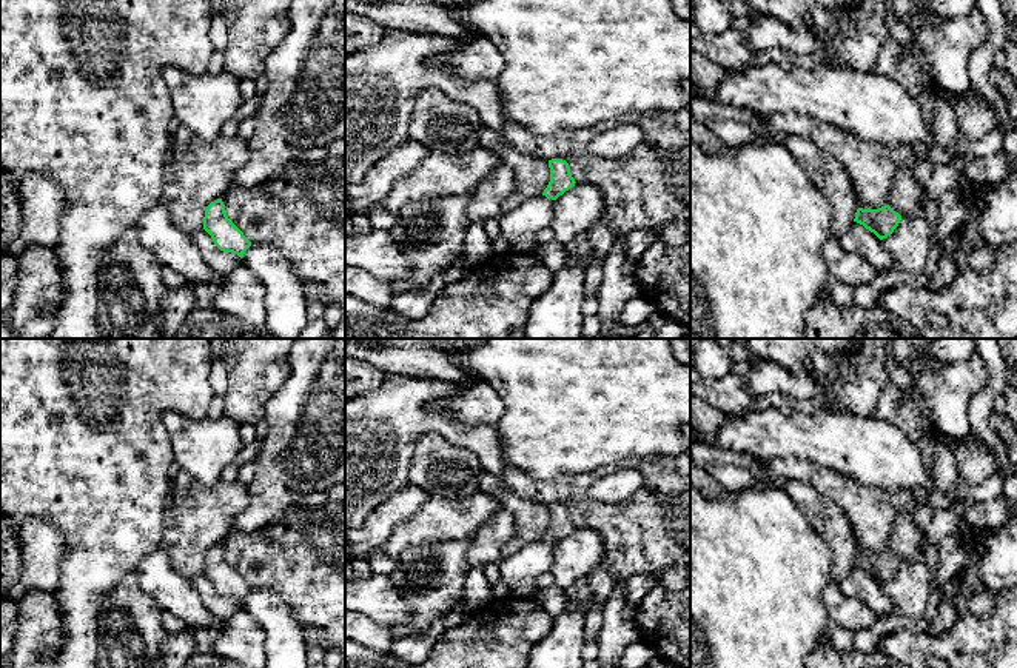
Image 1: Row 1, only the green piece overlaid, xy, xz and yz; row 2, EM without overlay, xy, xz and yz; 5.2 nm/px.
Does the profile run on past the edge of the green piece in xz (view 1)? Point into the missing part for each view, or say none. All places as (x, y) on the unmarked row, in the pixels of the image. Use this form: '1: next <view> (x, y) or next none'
1: next xz (520, 571)

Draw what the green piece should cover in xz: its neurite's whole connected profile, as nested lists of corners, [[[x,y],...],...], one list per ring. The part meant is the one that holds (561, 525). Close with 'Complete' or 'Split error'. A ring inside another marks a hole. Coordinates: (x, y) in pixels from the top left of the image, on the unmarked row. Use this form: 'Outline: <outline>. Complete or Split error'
Outline: [[[552,503],[549,513],[550,526],[541,540],[499,560],[501,580],[515,597],[535,597],[536,579],[552,571],[555,545],[576,528],[566,505]]]. Split error

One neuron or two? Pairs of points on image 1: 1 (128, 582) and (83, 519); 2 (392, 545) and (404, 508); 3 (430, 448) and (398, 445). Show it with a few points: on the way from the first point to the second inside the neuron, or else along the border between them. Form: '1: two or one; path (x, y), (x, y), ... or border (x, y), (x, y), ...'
1: two; border (133, 573), (104, 599), (102, 605)
2: two; border (426, 502), (393, 530), (379, 550)
3: two; border (438, 431), (429, 431), (416, 442), (407, 482)

